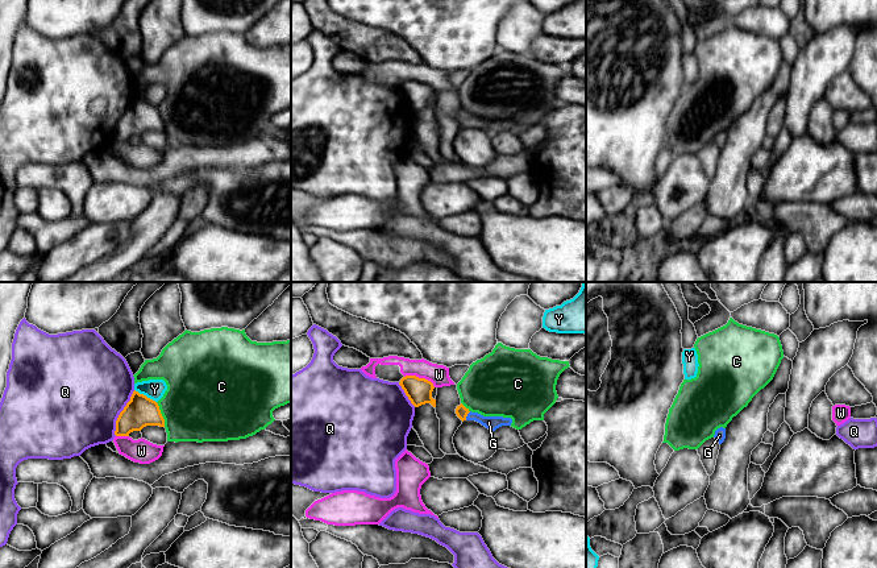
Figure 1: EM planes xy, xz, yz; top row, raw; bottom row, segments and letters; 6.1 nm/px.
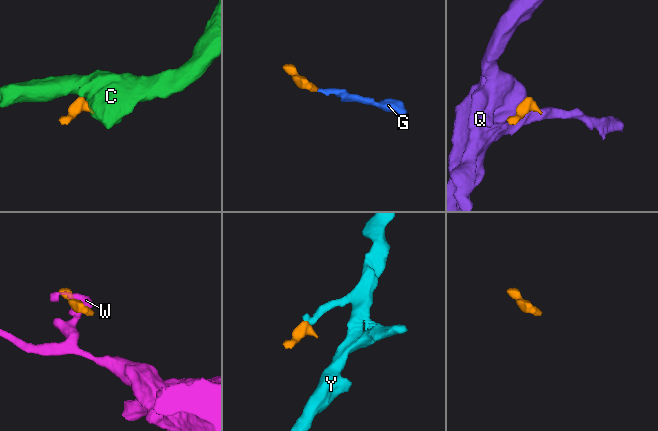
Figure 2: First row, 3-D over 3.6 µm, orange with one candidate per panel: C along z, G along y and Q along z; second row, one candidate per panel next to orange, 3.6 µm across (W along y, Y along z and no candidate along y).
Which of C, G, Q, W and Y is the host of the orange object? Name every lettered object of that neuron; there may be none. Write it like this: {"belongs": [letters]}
{"belongs": ["G"]}

